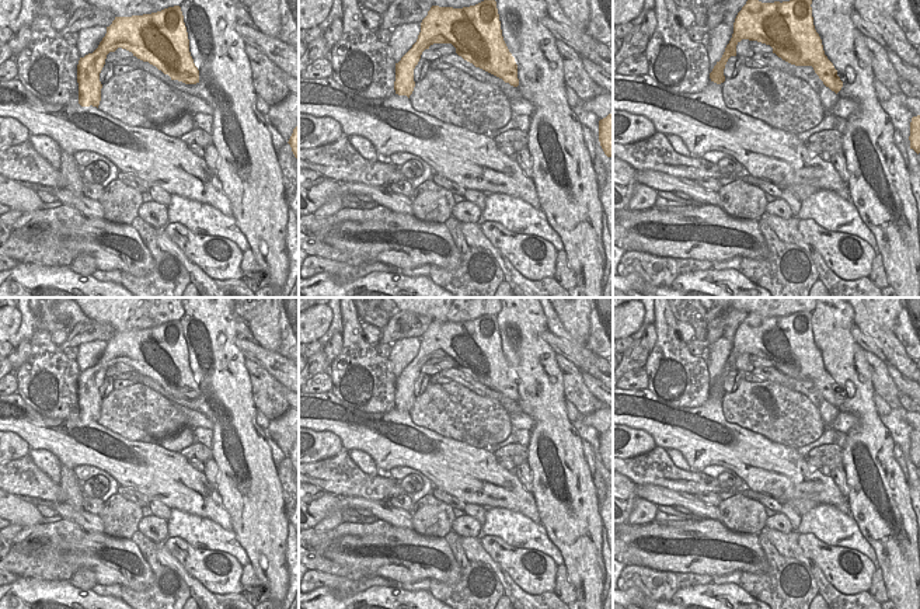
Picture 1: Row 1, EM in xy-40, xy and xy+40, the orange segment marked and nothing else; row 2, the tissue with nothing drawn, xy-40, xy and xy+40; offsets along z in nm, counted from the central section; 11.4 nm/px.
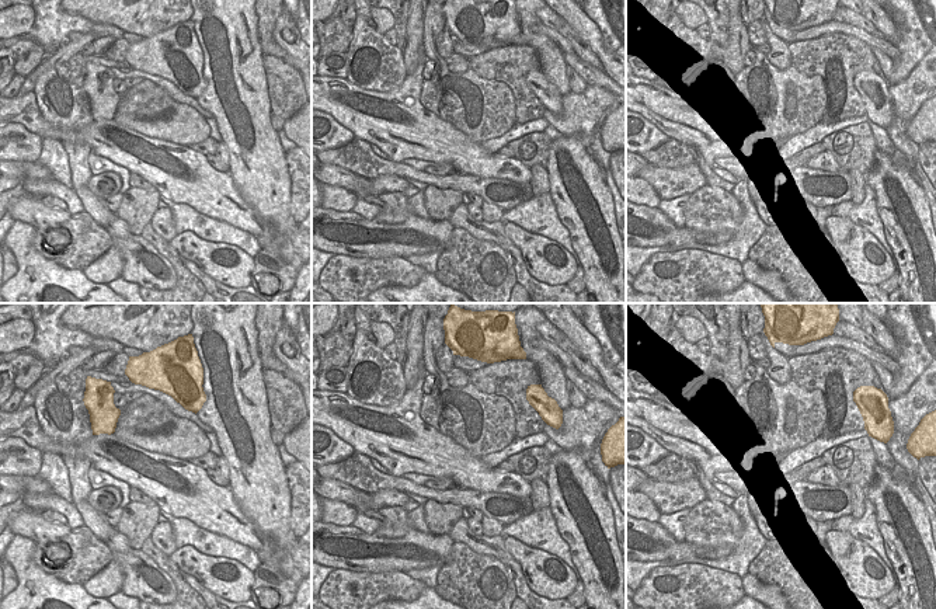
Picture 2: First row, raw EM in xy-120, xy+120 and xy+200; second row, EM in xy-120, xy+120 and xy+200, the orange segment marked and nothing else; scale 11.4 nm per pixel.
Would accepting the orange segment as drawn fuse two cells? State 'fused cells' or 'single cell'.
fused cells

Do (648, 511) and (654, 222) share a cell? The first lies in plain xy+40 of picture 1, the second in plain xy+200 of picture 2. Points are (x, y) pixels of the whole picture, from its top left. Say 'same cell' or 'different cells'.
different cells

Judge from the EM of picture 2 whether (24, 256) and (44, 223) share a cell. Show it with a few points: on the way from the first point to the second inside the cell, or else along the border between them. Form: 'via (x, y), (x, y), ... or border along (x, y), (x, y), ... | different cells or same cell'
border along (16, 219), (30, 223), (37, 230) | different cells

